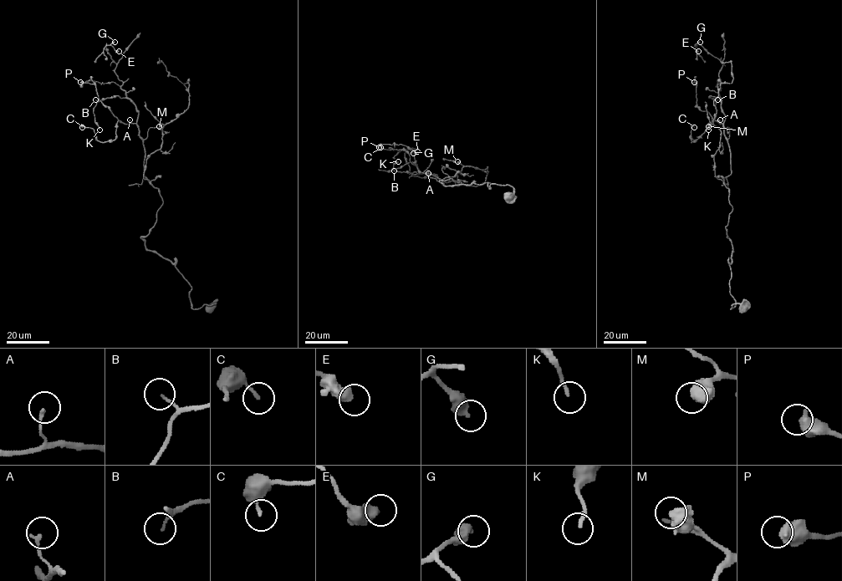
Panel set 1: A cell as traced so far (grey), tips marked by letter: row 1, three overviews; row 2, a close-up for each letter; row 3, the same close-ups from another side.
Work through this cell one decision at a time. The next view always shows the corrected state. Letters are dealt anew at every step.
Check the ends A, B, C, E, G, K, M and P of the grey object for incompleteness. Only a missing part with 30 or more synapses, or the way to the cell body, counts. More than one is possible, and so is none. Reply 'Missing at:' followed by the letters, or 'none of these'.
Missing at: none of these

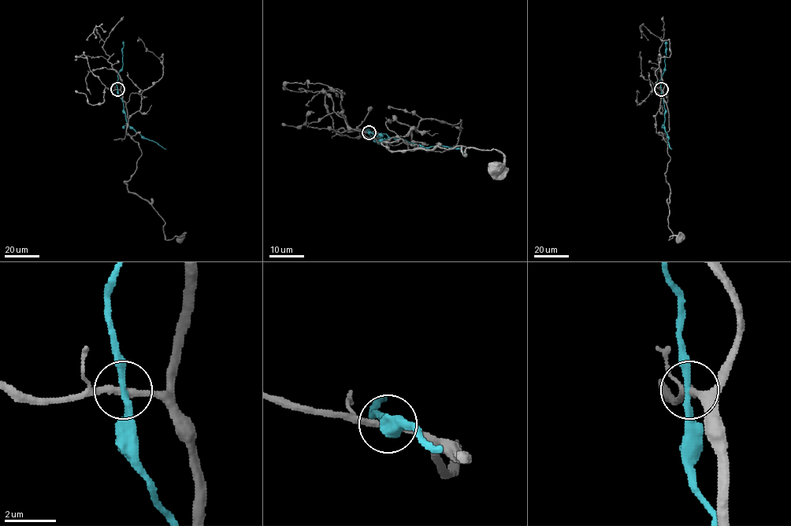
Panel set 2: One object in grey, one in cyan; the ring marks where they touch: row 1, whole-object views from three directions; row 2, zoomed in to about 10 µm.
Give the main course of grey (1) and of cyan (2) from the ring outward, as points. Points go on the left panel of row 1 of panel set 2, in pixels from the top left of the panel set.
1: (117, 89), (126, 130), (142, 152), (124, 183), (161, 218), (165, 239), (184, 235), (180, 240)
2: (117, 89), (127, 123), (144, 138), (165, 149)

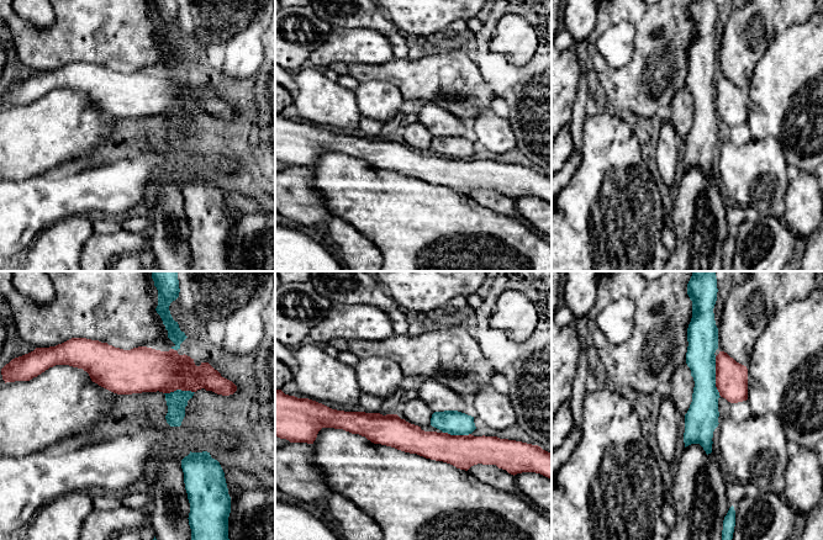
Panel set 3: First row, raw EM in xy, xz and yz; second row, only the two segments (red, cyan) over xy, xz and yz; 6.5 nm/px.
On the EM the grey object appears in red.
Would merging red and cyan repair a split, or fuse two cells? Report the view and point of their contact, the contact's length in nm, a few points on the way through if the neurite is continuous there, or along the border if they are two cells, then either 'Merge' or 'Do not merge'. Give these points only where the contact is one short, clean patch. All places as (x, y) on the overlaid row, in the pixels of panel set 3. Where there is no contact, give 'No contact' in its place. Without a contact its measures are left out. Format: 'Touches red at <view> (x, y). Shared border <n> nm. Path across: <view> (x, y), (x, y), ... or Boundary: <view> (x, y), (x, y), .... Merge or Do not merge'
Touches red at yz (716, 376). Shared border 260 nm. Boundary: yz (715, 356), (715, 386), (721, 396). Do not merge

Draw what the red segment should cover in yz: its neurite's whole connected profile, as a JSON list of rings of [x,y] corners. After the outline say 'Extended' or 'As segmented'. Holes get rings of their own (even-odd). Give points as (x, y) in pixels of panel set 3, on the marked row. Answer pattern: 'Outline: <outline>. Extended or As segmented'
Outline: [[[727,353],[716,356],[716,387],[719,396],[730,403],[748,399],[748,369]]]. As segmented

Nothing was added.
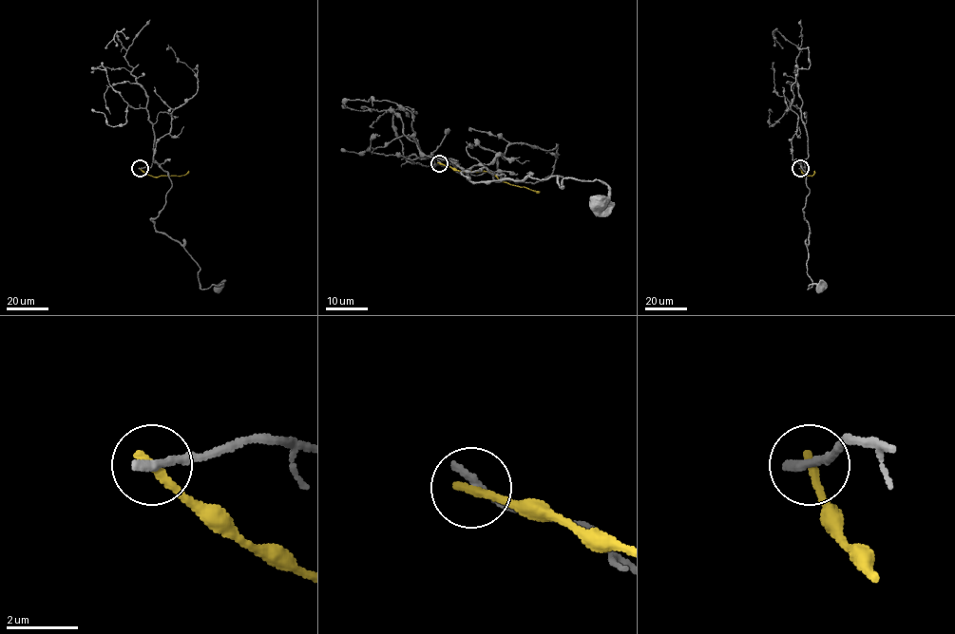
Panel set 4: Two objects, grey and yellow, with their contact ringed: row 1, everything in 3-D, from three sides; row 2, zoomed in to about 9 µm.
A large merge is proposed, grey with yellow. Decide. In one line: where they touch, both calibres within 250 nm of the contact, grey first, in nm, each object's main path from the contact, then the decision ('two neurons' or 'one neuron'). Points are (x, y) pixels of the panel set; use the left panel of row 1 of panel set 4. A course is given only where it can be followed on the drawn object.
(140, 168) | 280/280 nm | grey via (140, 168), (155, 161), (167, 173), (172, 187), (150, 220), (196, 263), (200, 289), (223, 284), (218, 289) | yellow via (140, 168), (155, 177), (181, 176), (189, 171) | two neurons

